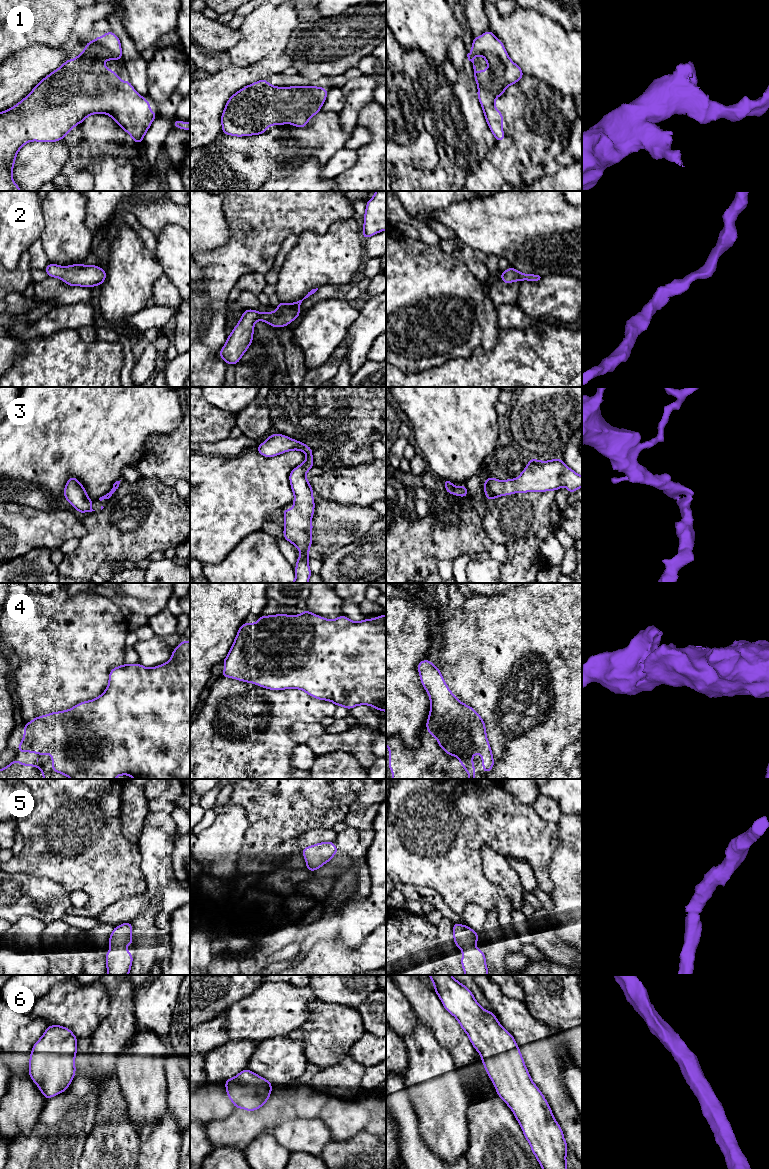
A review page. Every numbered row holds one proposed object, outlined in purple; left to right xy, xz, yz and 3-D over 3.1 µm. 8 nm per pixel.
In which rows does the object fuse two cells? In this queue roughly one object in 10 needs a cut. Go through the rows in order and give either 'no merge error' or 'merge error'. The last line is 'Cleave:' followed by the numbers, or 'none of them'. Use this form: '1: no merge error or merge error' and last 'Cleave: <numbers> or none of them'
1: no merge error
2: no merge error
3: no merge error
4: no merge error
5: no merge error
6: no merge error
Cleave: none of them

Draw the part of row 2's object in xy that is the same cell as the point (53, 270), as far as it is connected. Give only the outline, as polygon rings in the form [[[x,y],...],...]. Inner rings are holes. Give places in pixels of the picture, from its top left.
[[[49,263],[45,271],[48,277],[60,278],[69,286],[91,288],[100,286],[106,280],[106,270],[96,265],[74,264],[62,267]]]

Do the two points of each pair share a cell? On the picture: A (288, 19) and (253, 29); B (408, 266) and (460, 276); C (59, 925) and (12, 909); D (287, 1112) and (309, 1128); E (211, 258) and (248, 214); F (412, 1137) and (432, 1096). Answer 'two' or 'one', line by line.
A: one
B: one
C: two
D: two
E: one
F: two

